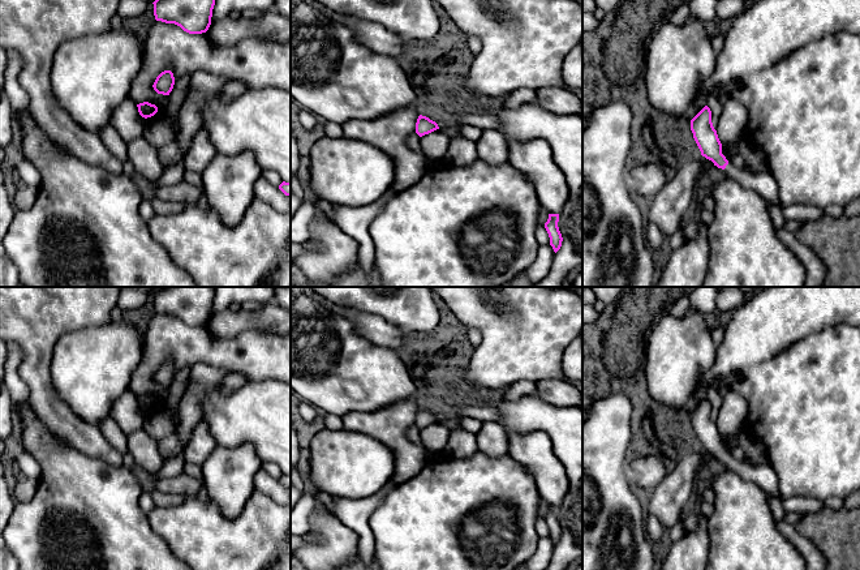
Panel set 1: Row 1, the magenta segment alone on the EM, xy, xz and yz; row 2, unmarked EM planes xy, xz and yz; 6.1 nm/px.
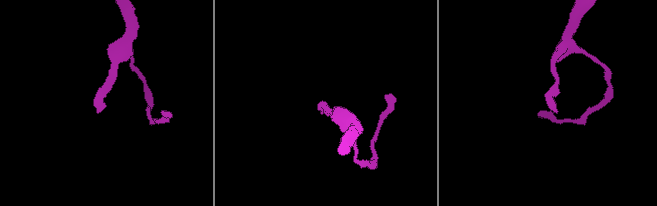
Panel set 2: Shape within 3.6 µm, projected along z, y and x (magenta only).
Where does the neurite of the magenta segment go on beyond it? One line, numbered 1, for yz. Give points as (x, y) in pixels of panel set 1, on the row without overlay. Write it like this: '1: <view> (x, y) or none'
1: yz (764, 475)

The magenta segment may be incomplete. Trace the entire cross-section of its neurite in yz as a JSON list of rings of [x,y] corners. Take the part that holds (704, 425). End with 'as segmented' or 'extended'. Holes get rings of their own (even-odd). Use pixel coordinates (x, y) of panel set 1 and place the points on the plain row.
[[[708,398],[691,412],[691,423],[702,449],[745,480],[756,483],[769,497],[781,498],[778,476],[771,464],[751,466],[728,455],[722,446],[722,436],[713,419],[711,403]]] | extended

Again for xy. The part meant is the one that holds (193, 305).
[[[160,287],[152,296],[156,313],[202,326],[211,317],[215,287]]] | as segmented

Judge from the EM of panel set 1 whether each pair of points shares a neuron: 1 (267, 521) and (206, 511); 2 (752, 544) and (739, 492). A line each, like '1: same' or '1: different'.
1: same
2: same

